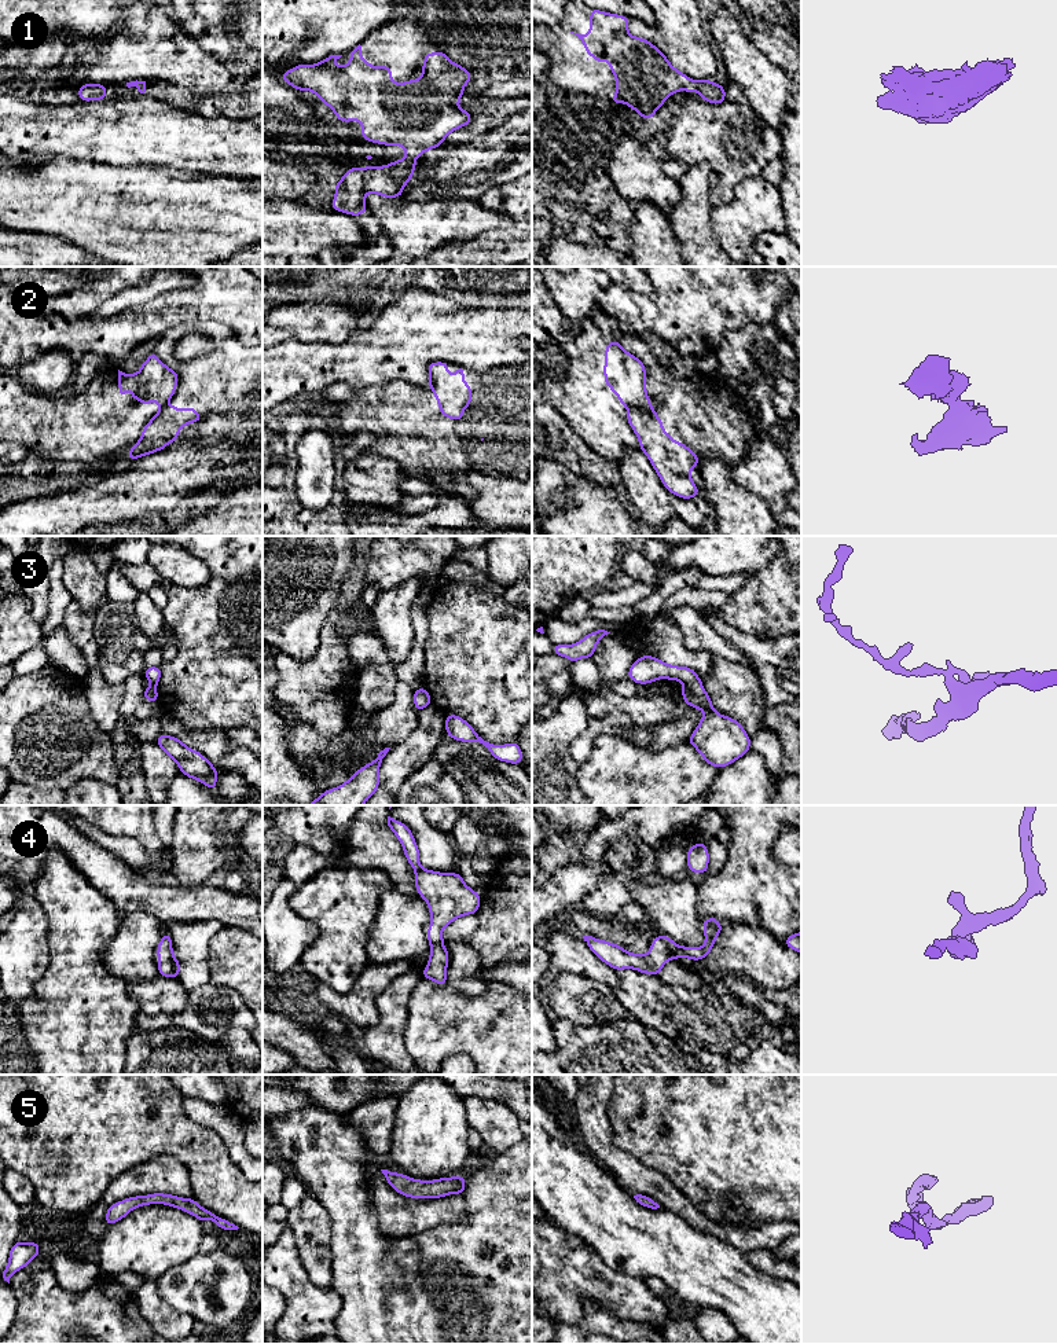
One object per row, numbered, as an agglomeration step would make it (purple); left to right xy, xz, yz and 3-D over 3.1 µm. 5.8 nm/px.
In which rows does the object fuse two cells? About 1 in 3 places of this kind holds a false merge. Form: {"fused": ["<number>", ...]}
{"fused": ["2"]}

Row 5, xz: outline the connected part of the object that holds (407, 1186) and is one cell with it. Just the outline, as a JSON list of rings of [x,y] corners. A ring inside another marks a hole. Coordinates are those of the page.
[[[381,1169],[392,1189],[410,1198],[441,1198],[448,1194],[465,1193],[466,1180],[463,1176],[419,1180],[399,1172]]]

